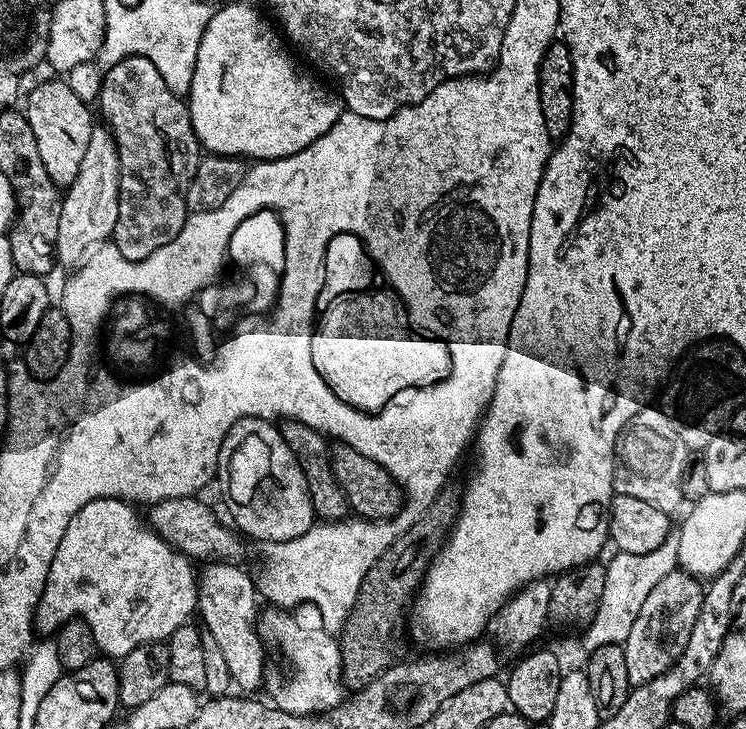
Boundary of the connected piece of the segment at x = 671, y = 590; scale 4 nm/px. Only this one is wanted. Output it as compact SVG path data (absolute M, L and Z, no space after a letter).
M683 570L666 575L650 591L631 627L630 636L622 645L626 654L629 685L650 682L650 678L658 678L658 674L670 670L674 662L678 662L682 650L686 650L686 642L690 642L690 630L694 630L694 621L698 619L703 597L701 581Z

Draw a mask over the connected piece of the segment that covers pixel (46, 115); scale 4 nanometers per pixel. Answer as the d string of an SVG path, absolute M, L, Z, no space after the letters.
M52 79L56 80L42 81L29 94L26 115L30 130L34 130L34 139L38 141L38 155L46 166L46 174L50 174L50 178L60 189L66 190L74 182L74 178L78 178L86 146L90 146L90 134L94 127L93 109L74 94L67 79Z

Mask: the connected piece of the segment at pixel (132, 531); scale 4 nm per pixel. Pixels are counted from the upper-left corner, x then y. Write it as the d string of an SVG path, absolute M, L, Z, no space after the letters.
M98 498L94 502L86 502L86 506L82 506L82 510L78 510L78 514L74 514L74 518L70 518L70 522L66 524L66 534L62 534L62 542L58 542L58 550L54 550L54 562L50 562L50 570L46 574L46 586L42 590L40 601L36 607L34 628L37 633L48 632L48 634L54 634L66 621L79 618L86 622L86 626L90 626L90 630L94 630L97 649L105 657L122 658L126 654L130 654L130 650L134 650L143 644L167 641L168 636L174 634L174 630L178 630L178 626L189 623L193 619L192 616L198 608L196 602L198 572L197 569L192 569L194 567L193 561L189 557L183 556L178 549L170 547L155 530L148 527L142 519L141 513L139 516L135 510L137 511L126 500Z

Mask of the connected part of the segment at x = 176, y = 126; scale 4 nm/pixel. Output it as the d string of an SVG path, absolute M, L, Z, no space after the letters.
M127 56L122 58L122 62L112 65L103 73L101 82L100 96L98 99L98 107L104 115L103 123L106 125L112 137L116 139L116 149L118 150L118 162L120 163L120 189L118 190L118 222L114 226L110 237L111 243L118 246L118 250L122 254L122 258L127 260L144 260L150 254L154 254L154 250L158 250L162 246L166 246L166 242L174 242L174 238L178 238L178 234L182 230L182 226L189 218L188 203L186 202L186 190L190 186L190 182L194 178L194 170L198 170L202 159L202 149L200 147L200 139L196 137L196 131L192 125L192 119L188 113L188 105L174 90L170 90L170 86L166 86L166 78L162 78L158 74L158 66L154 66L154 62L150 62L150 58L142 58L141 56Z

